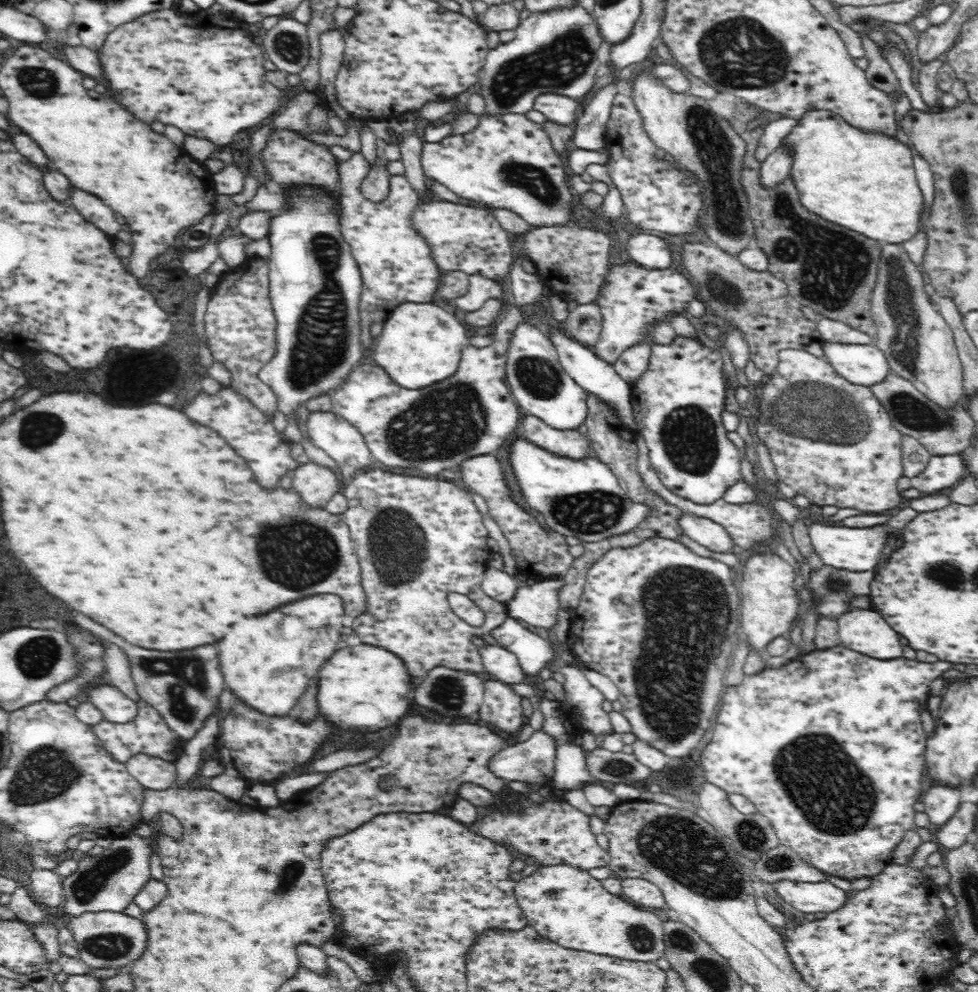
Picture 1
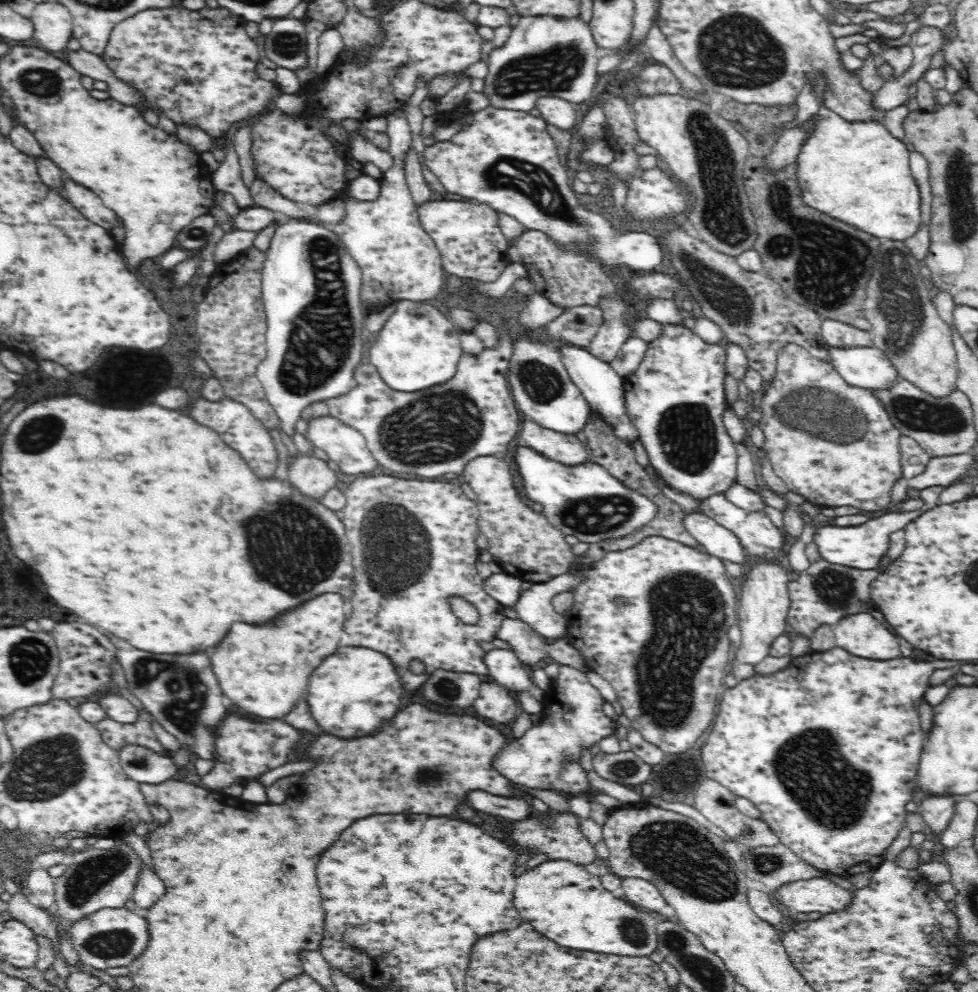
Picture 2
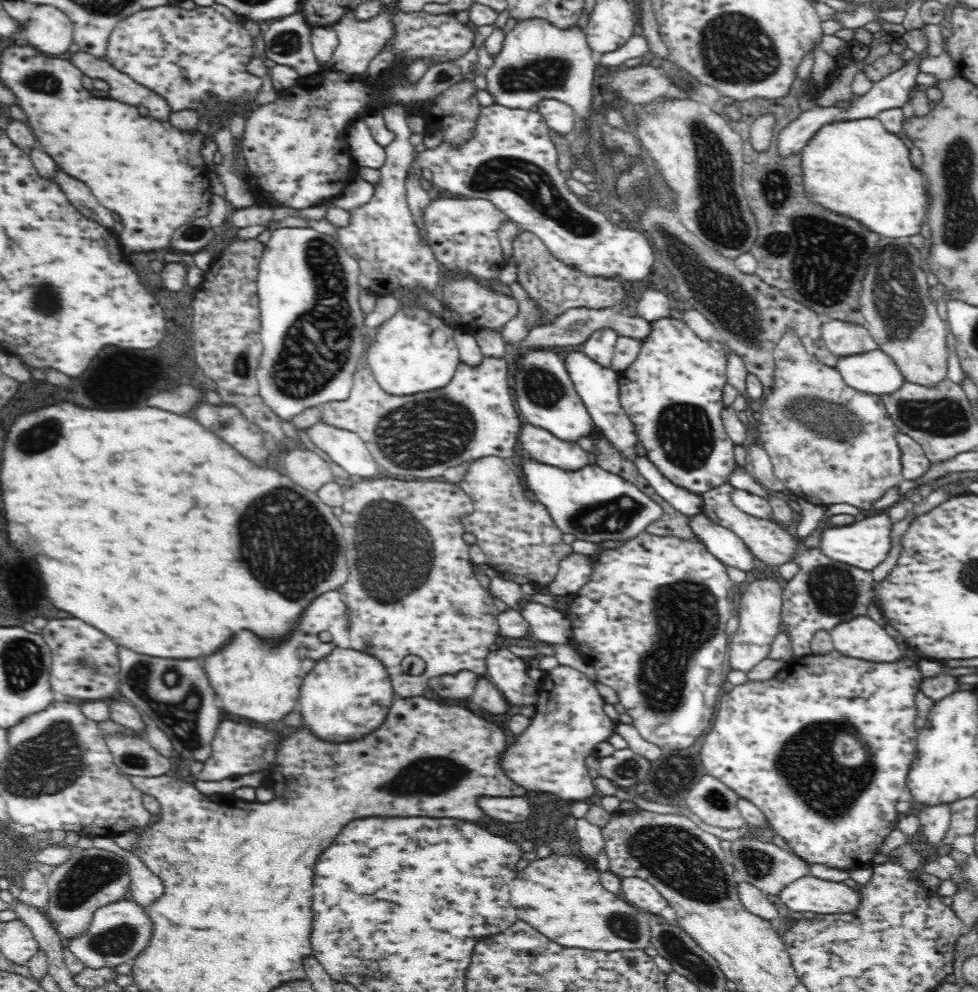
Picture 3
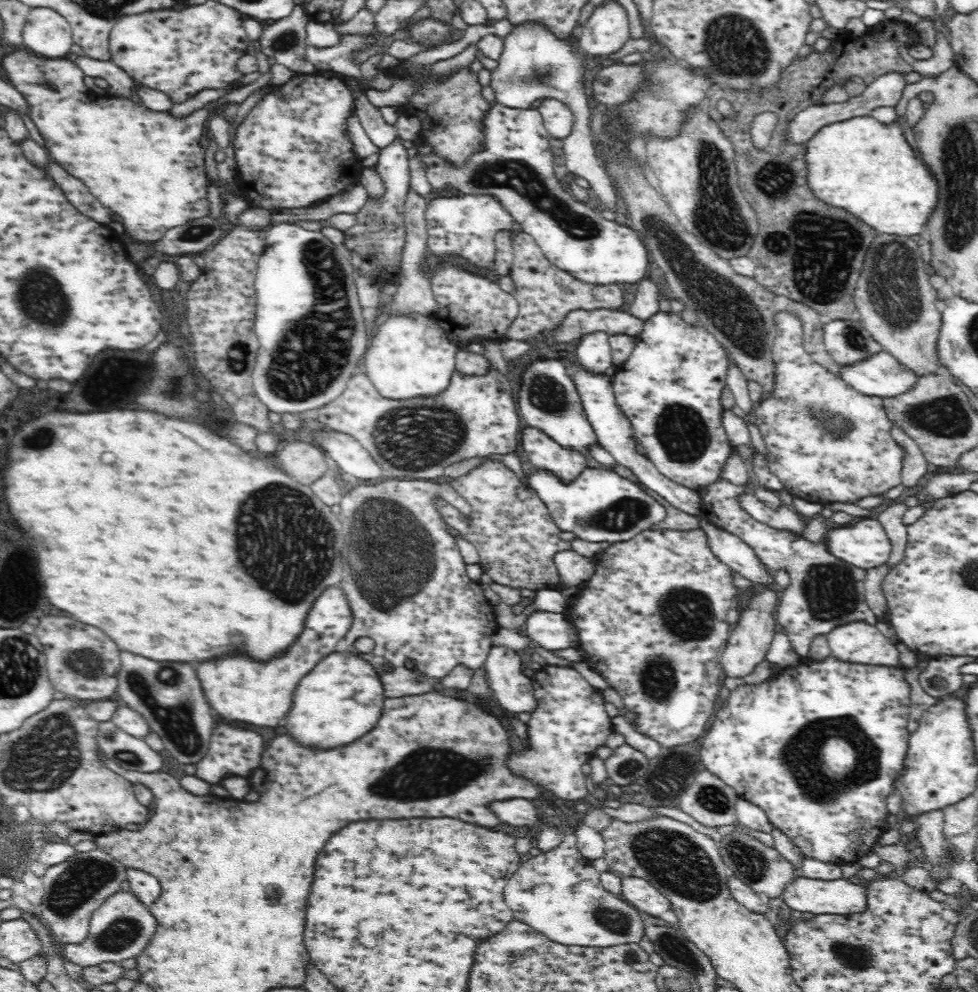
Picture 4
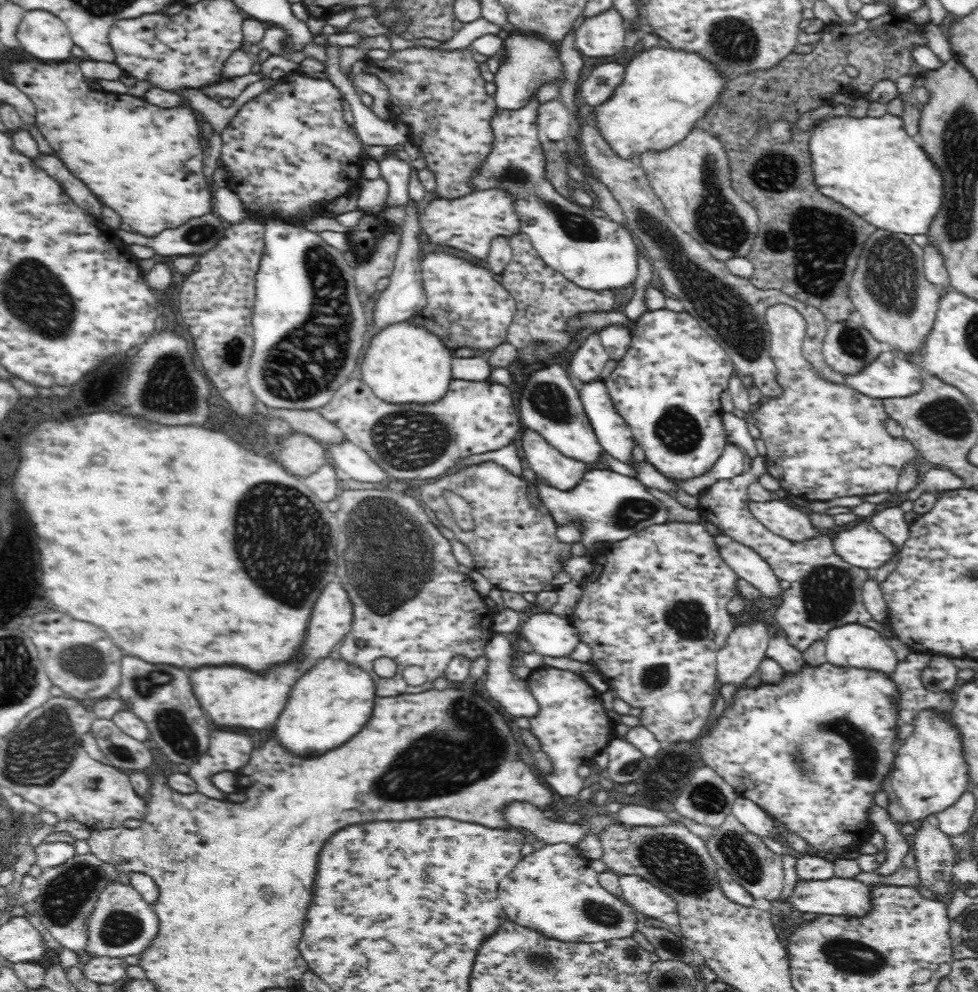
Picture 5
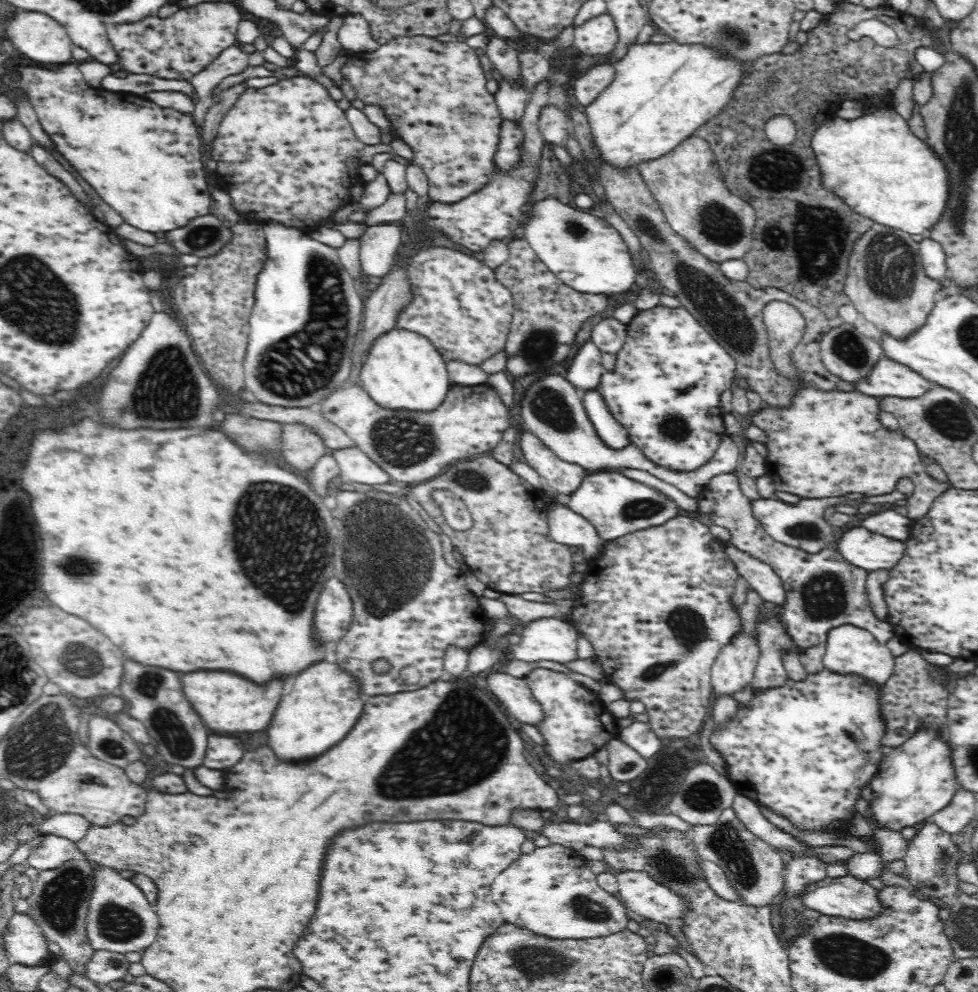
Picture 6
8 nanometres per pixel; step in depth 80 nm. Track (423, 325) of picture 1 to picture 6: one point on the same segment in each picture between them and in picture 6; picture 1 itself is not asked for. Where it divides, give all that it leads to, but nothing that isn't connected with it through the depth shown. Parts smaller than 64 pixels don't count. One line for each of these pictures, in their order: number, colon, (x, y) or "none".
2: (419, 347)
3: (415, 351)
4: (410, 356)
5: (403, 364)
6: (402, 369)

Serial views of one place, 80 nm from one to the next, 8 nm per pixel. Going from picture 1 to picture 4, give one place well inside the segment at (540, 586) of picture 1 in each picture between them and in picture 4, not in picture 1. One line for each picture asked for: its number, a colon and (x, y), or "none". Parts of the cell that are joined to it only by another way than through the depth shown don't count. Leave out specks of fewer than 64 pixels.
2: (534, 606)
3: (551, 626)
4: (553, 631)

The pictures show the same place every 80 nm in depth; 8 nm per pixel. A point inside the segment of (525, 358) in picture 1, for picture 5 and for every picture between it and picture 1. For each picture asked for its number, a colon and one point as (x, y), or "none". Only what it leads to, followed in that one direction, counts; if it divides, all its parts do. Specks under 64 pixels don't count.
2: (540, 385)
3: (546, 397)
4: (548, 400)
5: (550, 404)

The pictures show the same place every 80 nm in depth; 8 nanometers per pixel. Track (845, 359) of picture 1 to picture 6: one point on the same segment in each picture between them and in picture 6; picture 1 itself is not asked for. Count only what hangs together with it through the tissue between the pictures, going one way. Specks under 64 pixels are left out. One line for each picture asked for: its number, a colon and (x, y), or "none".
2: (866, 367)
3: (874, 371)
4: (881, 375)
5: (890, 376)
6: (888, 378)

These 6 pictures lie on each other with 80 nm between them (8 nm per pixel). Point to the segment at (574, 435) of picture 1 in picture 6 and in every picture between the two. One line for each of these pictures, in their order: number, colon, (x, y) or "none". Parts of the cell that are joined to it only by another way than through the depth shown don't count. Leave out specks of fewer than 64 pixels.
2: (568, 449)
3: (541, 445)
4: (544, 454)
5: (560, 471)
6: (565, 478)

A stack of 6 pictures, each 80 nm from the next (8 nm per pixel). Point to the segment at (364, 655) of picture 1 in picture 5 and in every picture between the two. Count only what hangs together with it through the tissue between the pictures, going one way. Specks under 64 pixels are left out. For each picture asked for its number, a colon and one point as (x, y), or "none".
2: (353, 692)
3: (348, 693)
4: (341, 699)
5: (330, 704)

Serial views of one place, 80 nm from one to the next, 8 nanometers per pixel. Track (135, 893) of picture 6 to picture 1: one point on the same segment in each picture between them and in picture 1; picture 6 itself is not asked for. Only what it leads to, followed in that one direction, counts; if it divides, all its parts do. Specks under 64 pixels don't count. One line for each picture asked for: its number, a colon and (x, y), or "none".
1: (104, 939)
2: (111, 937)
3: (119, 932)
4: (121, 928)
5: (123, 923)

